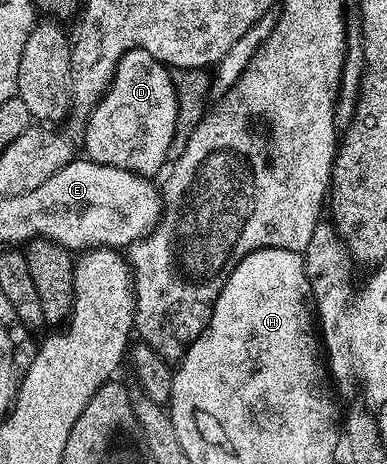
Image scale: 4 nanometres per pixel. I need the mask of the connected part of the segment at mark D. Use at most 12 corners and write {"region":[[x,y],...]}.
{"region":[[120,58],[85,155],[157,177],[176,130],[171,69]]}

